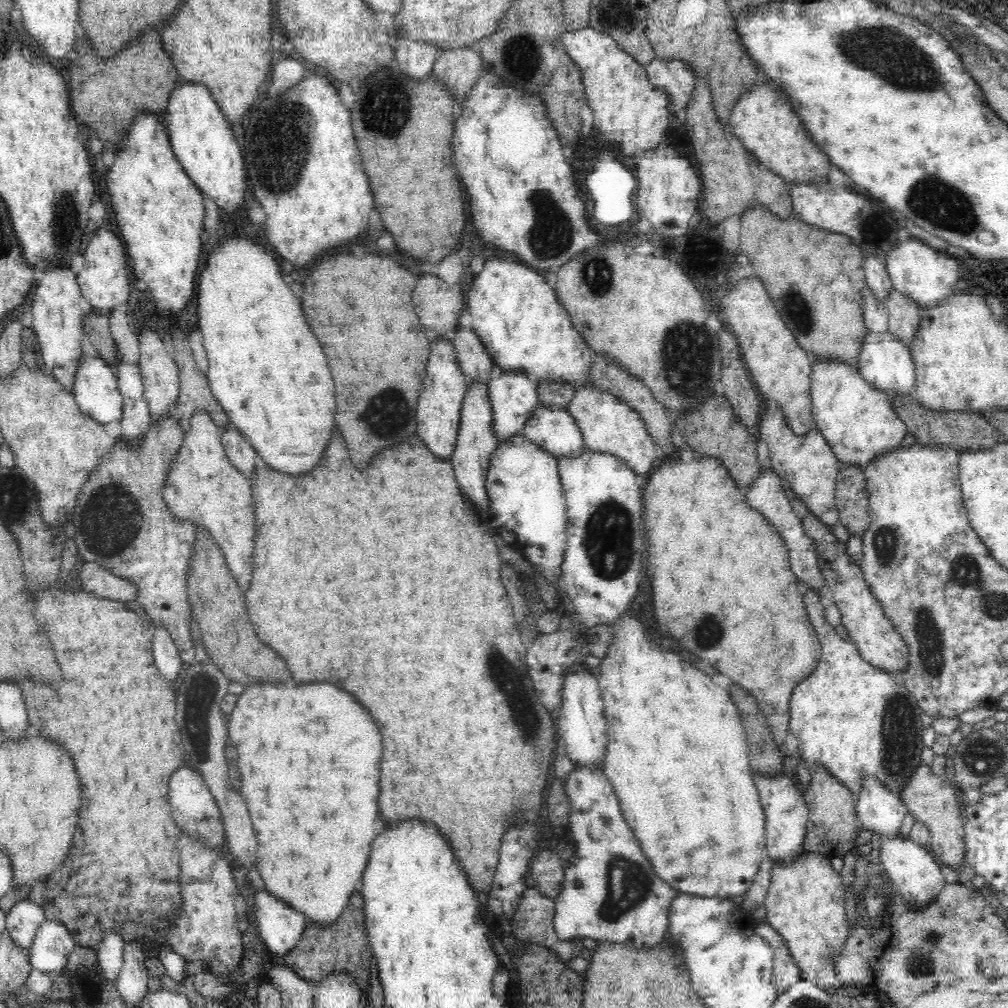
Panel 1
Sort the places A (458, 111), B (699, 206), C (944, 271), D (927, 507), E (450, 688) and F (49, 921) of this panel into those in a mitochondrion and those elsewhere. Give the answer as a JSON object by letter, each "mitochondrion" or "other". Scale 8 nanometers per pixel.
{"A":"other","B":"other","C":"other","D":"other","E":"other","F":"other"}

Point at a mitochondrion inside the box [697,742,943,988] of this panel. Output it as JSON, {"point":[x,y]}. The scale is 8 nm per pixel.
{"point":[920,962]}

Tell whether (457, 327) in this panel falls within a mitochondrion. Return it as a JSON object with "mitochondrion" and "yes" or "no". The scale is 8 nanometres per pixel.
{"mitochondrion":"no"}

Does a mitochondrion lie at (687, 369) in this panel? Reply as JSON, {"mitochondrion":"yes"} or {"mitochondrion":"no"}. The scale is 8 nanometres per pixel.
{"mitochondrion":"yes"}

